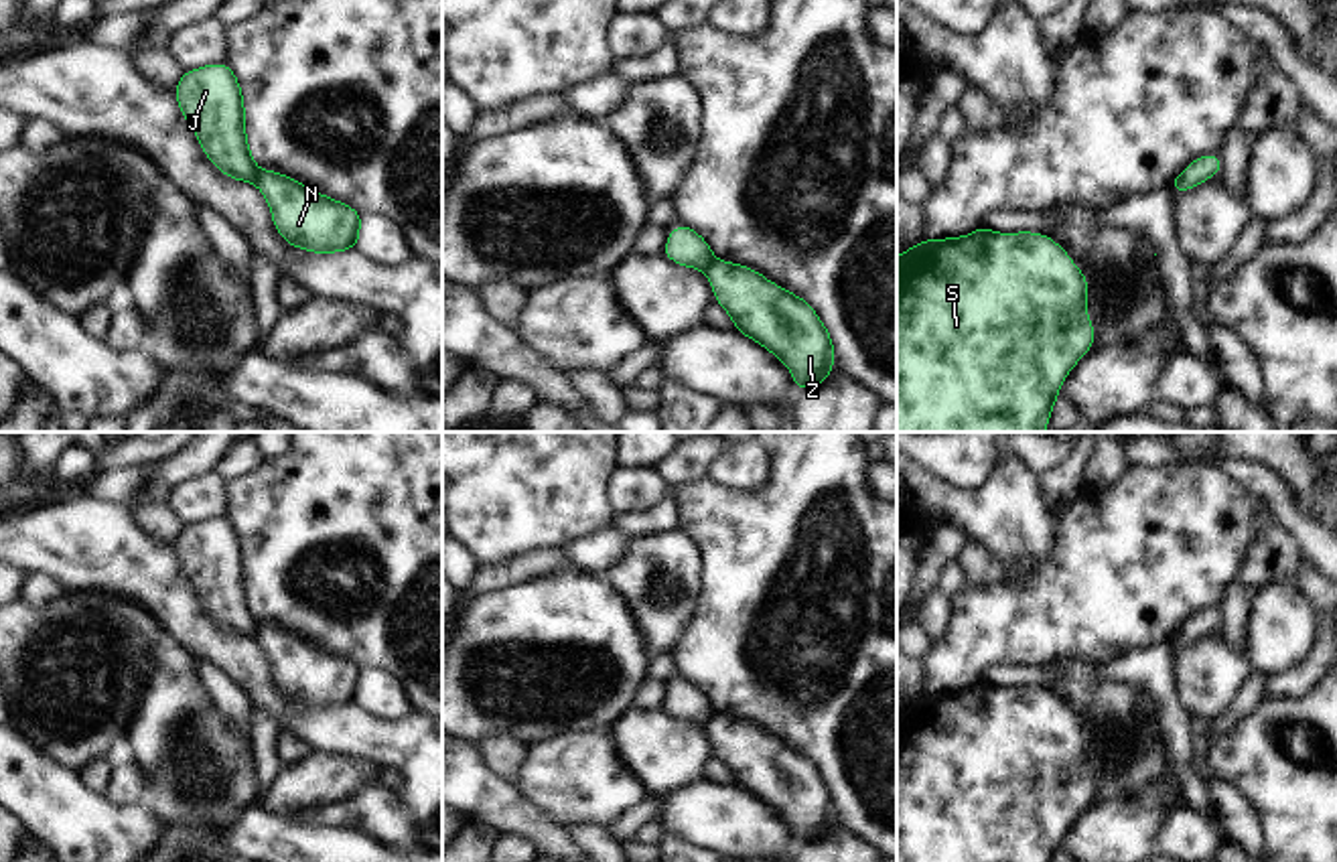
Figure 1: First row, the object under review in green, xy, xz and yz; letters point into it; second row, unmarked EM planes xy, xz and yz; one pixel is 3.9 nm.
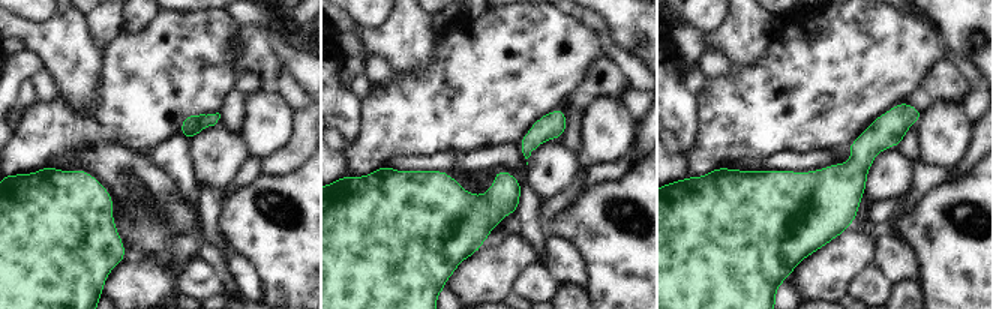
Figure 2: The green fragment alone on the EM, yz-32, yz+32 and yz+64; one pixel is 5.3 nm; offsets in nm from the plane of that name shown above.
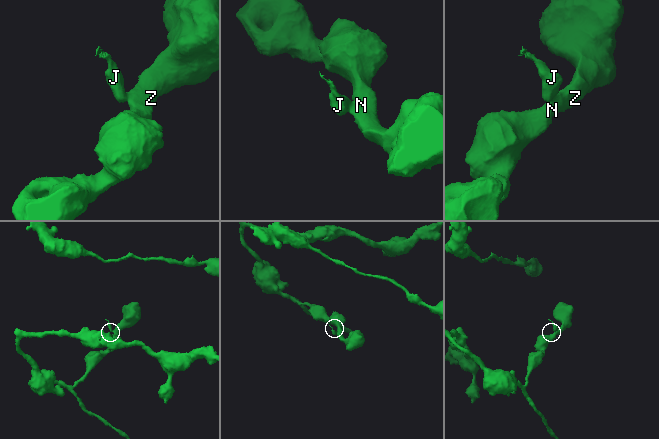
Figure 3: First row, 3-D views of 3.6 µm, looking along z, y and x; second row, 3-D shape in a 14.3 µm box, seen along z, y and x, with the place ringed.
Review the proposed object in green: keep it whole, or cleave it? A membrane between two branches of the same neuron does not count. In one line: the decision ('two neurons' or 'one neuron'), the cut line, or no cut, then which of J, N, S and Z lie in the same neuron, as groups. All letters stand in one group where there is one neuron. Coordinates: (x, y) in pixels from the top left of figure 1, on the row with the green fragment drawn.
two neurons | xy (258, 169), (256, 183) | J / N S Z

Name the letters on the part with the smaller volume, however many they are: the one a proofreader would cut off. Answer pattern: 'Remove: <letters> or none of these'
Remove: J

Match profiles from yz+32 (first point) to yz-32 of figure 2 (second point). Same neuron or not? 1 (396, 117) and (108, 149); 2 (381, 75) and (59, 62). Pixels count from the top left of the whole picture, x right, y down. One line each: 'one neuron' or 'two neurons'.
1: two neurons
2: two neurons

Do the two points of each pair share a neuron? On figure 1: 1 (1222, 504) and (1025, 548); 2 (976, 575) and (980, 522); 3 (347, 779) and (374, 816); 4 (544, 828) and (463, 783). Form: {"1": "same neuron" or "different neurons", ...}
{"1": "different neurons", "2": "different neurons", "3": "different neurons", "4": "same neuron"}

